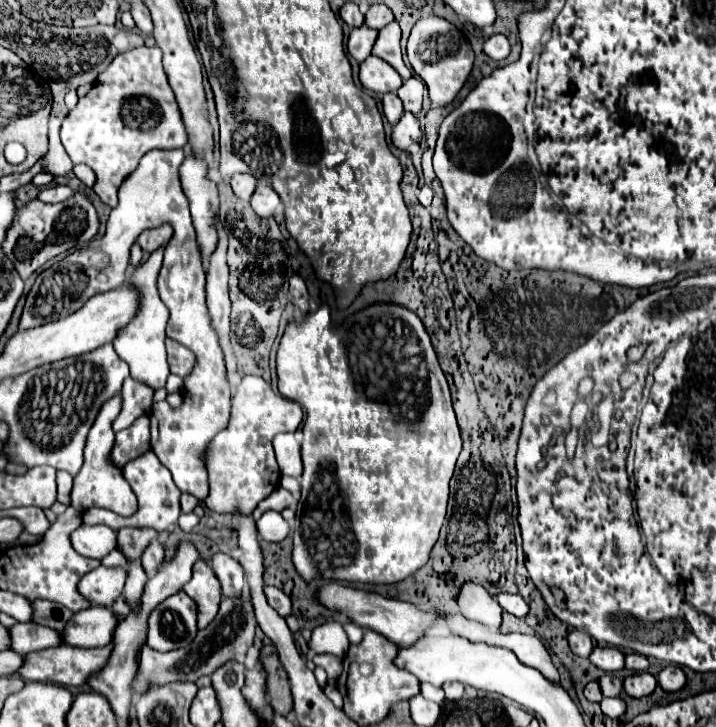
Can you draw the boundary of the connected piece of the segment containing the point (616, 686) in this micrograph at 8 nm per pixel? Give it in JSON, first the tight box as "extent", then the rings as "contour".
{"extent":[598,675,622,697],"contour":[[[604,675],[604,677],[598,679],[598,683],[602,687],[604,697],[620,697],[620,693],[622,693],[622,681],[618,677]]]}

